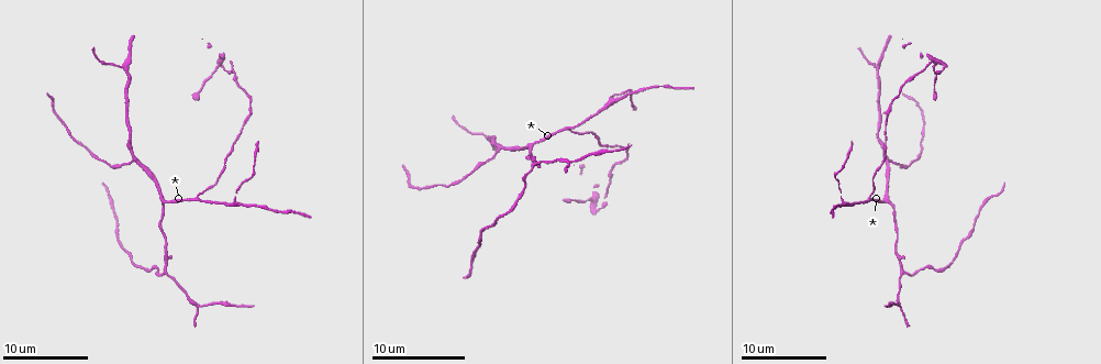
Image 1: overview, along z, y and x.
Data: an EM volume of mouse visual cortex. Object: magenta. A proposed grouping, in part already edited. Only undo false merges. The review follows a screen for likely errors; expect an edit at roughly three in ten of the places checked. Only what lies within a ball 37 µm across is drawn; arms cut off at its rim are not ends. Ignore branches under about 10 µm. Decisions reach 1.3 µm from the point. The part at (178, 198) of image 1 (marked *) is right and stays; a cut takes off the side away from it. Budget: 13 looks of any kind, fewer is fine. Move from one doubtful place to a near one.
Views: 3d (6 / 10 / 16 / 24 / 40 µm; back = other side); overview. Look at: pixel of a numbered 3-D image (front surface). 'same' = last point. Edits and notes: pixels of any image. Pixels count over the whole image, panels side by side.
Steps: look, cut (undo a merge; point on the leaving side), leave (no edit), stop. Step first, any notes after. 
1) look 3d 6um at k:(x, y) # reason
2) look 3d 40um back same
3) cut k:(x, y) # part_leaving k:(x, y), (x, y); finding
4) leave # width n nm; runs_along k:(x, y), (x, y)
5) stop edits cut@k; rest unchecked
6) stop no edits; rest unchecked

look 3d 16um at 1:(871, 197) # side arm on a straight run

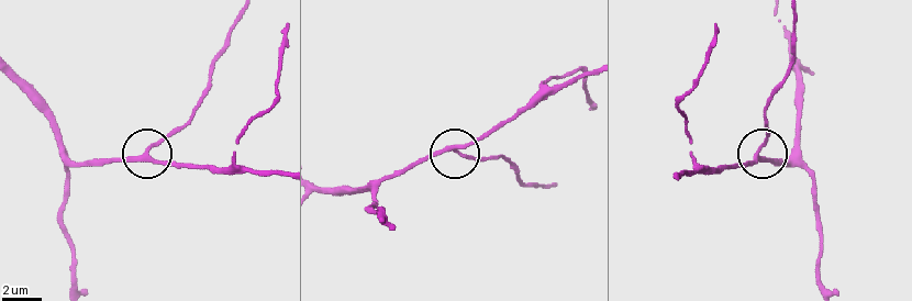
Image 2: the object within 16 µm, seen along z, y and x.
look 3d 16um back at 2:(452, 146) # from behind

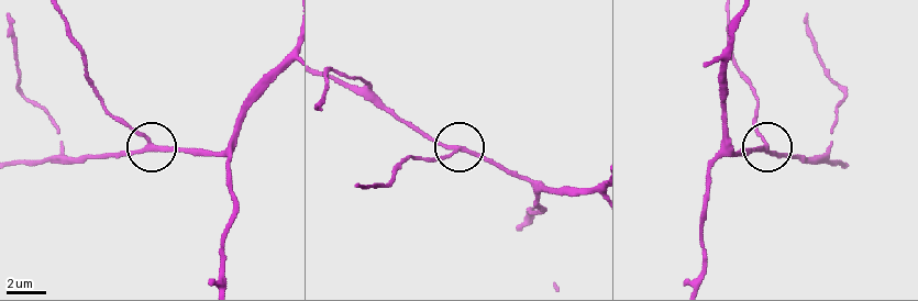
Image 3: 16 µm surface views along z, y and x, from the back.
leave # arms 3; runs_along 3:(499, 165), (461, 146), (432, 142), (404, 122); continuous, no second cell

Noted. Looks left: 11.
look 3d 10um at 1:(885, 121)

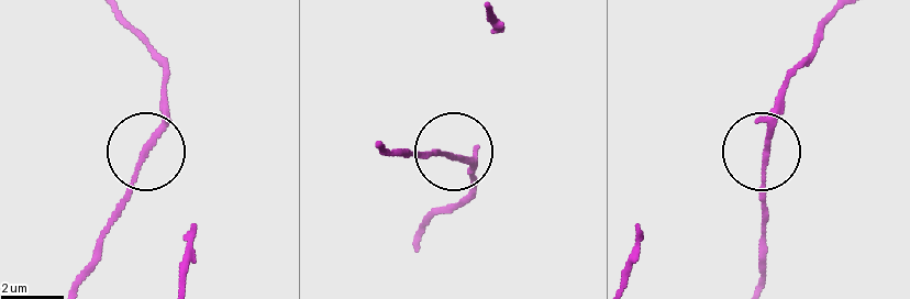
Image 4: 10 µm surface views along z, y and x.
look 3d 10um back at 4:(768, 147)

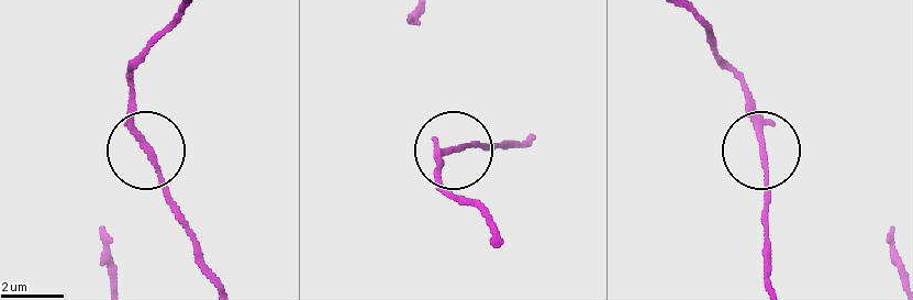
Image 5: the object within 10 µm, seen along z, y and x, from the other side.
leave # runs_along 5:(770, 284), (768, 165), (744, 74); continuous, no second cell

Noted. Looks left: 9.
look 3d 16um at 1:(133, 161) # arms part here

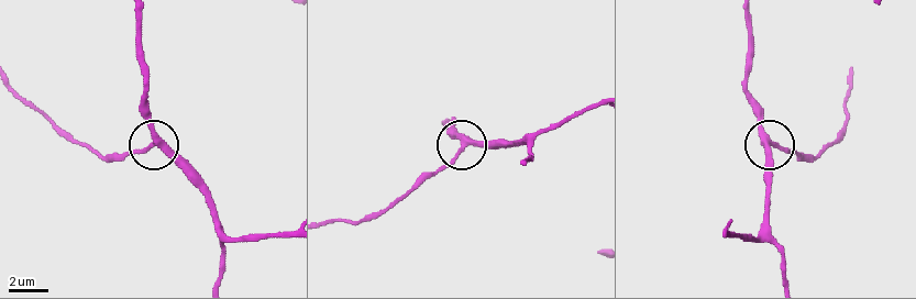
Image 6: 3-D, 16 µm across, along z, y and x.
look 3d 6um at 6:(155, 139)

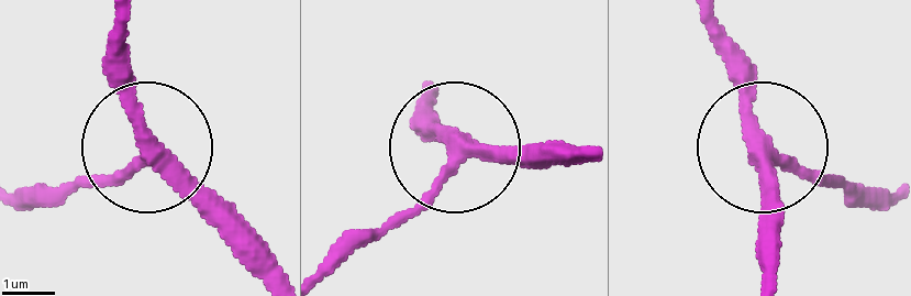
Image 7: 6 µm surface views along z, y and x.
leave # runs_along 7:(277, 280), (158, 161), (110, 33); continuous, no second cell

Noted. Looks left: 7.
look 3d 10um at 1:(161, 197) # three-way junction

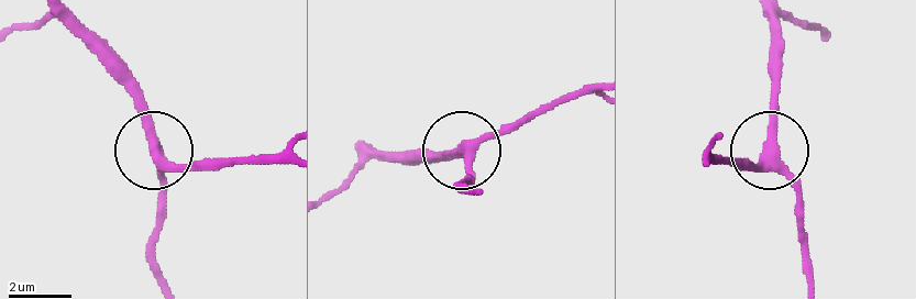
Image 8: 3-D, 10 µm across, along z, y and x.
leave # width 310 nm; all the same cell

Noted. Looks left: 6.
look 3d 10um at 1:(164, 273) # three arms meet

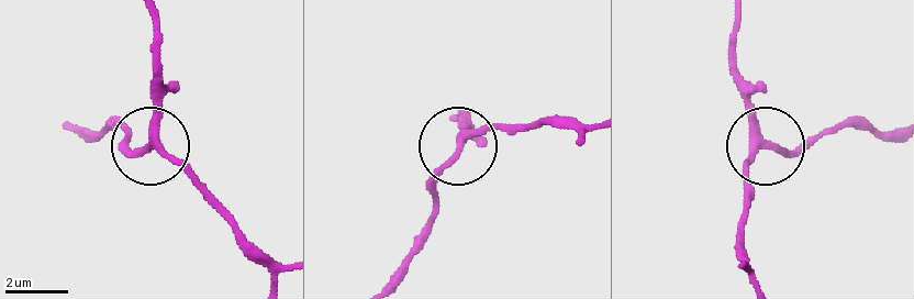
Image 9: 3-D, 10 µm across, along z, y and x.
leave # runs_along 9:(151, 12), (153, 144), (224, 214); all the same cell

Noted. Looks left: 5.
look 3d 10um at 1:(125, 73)

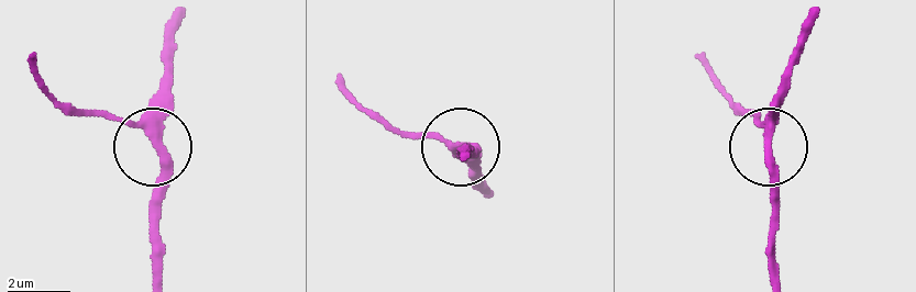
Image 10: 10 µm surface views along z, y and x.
look 3d 10um back at 10:(157, 139)

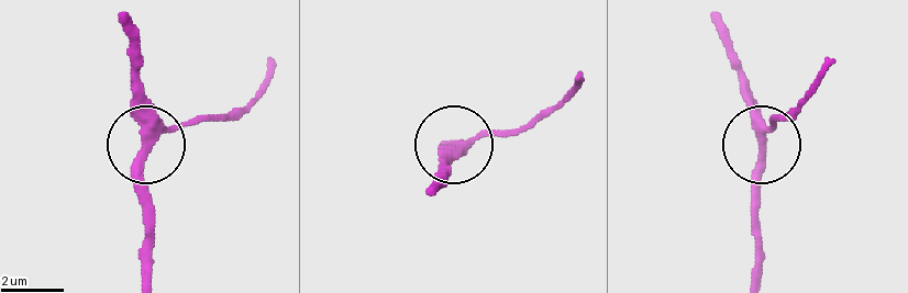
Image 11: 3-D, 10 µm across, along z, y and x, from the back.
leave # arms 3; all the same cell

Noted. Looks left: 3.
stop no edits; rest unchecked

